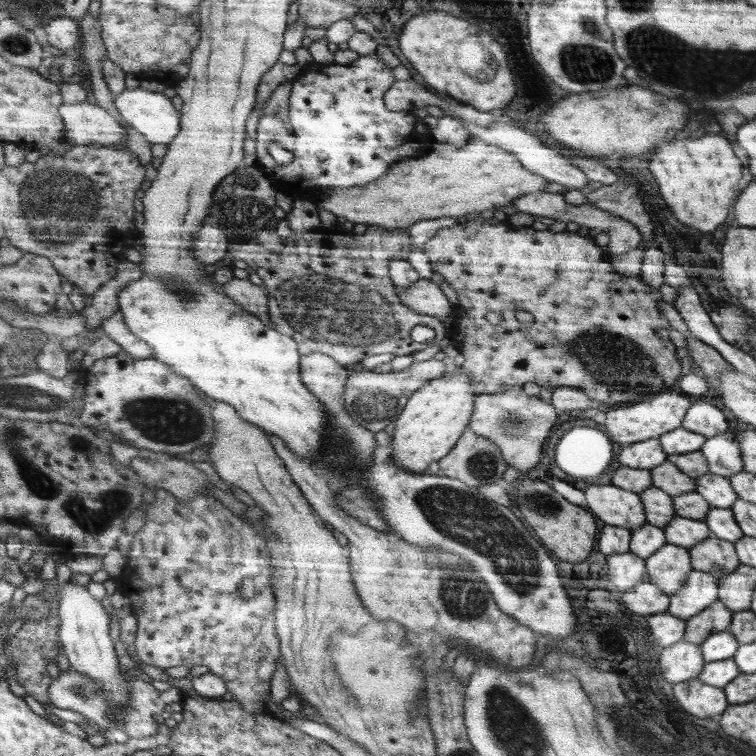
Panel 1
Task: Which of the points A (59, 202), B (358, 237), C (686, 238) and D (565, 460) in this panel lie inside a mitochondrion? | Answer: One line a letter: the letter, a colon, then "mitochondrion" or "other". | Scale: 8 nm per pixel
A: mitochondrion
B: other
C: other
D: other

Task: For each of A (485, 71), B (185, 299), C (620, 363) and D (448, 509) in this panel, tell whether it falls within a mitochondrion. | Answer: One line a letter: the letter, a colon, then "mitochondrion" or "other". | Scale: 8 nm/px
A: mitochondrion
B: mitochondrion
C: mitochondrion
D: mitochondrion

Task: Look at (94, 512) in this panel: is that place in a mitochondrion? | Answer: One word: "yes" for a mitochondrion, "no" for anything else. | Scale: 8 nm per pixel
yes

